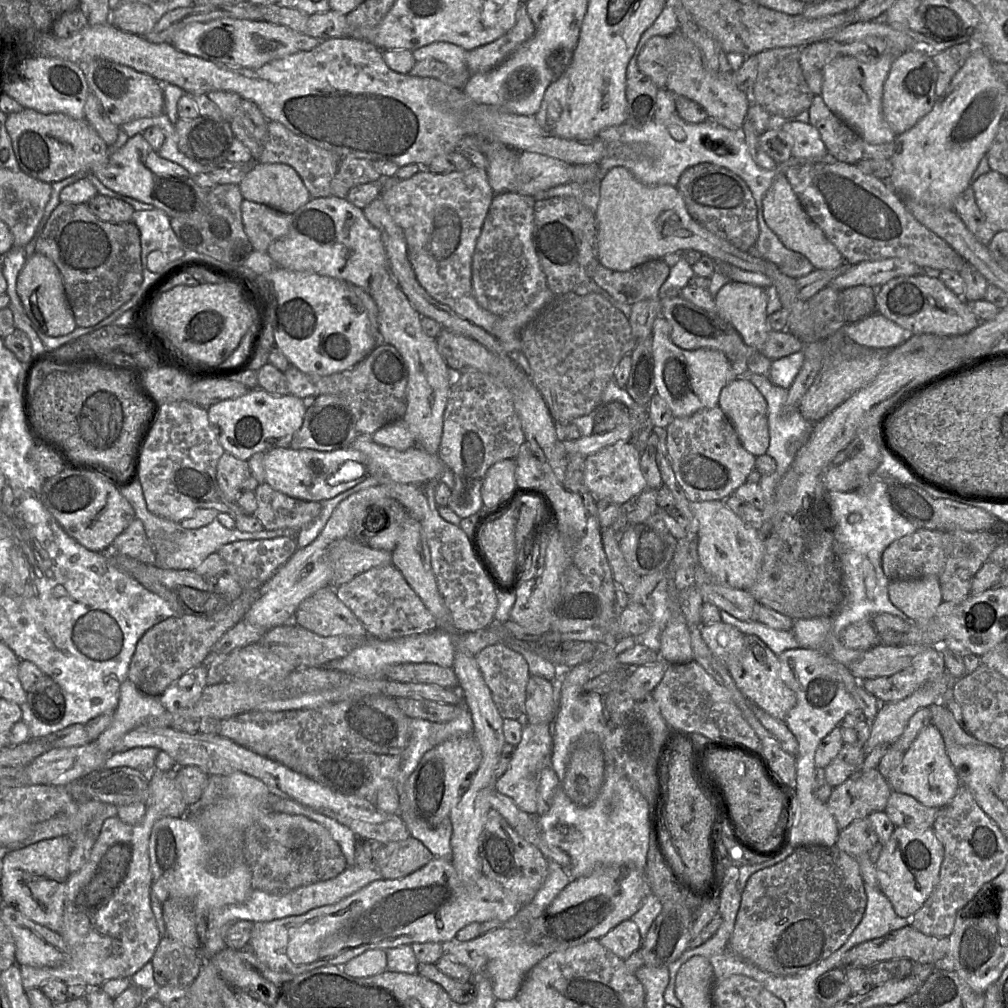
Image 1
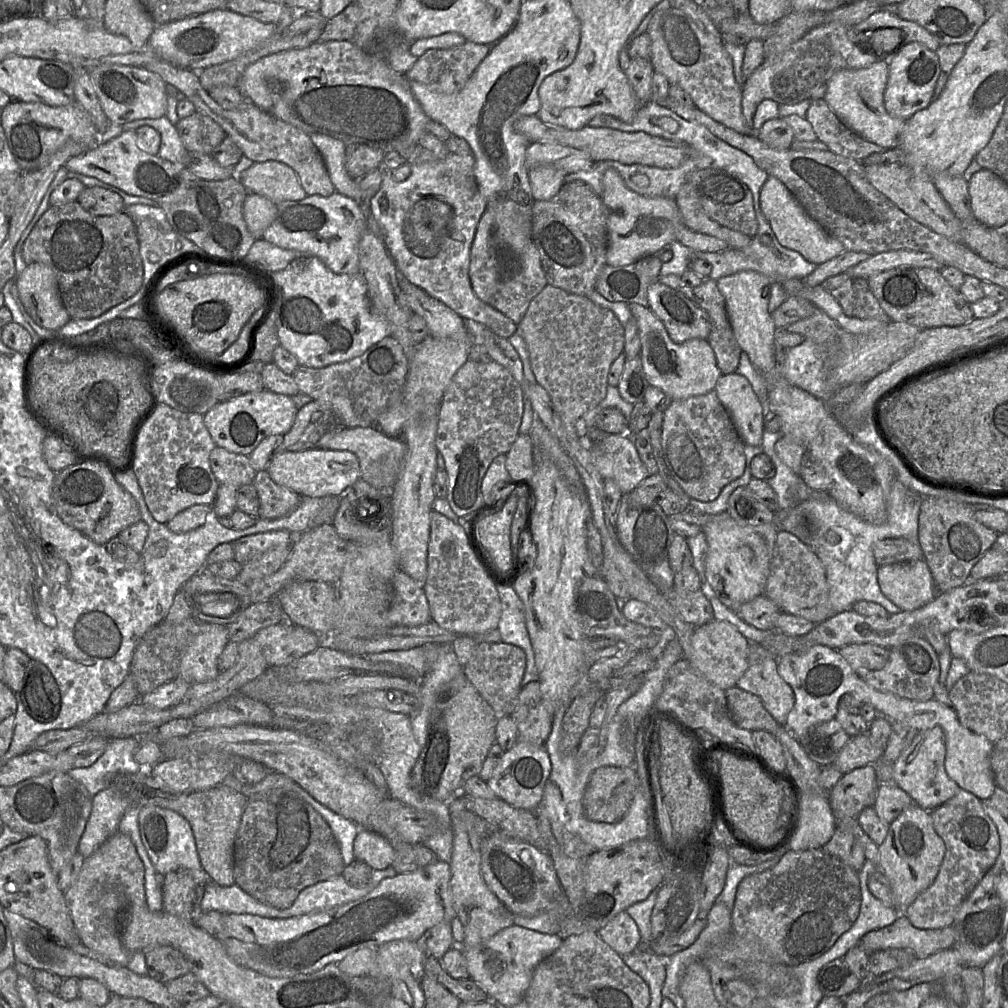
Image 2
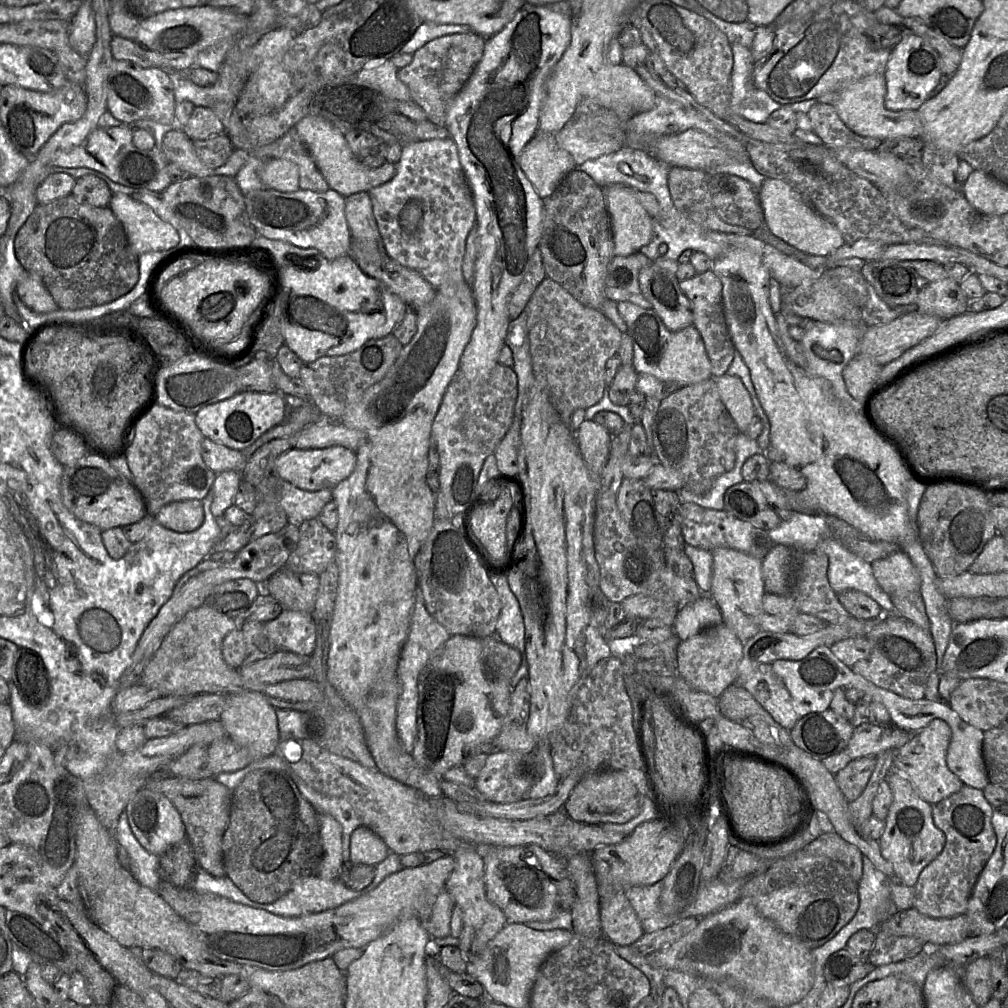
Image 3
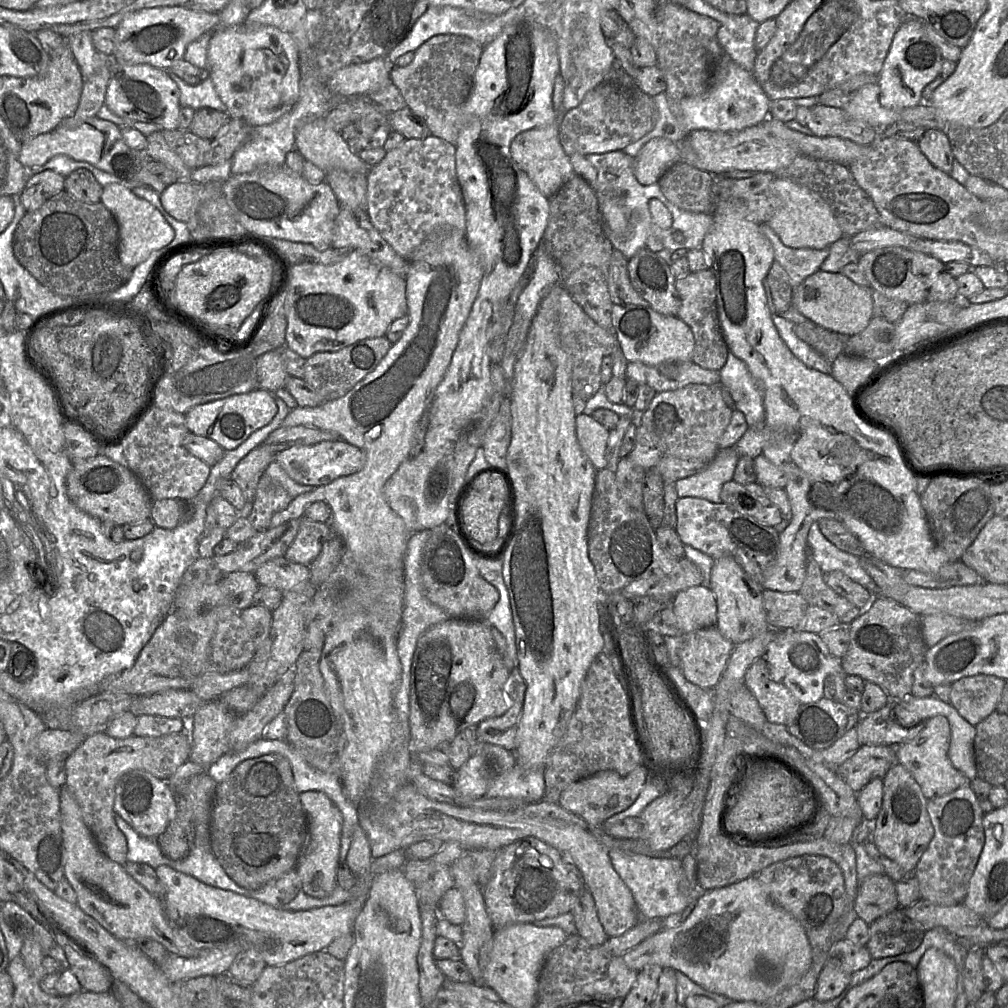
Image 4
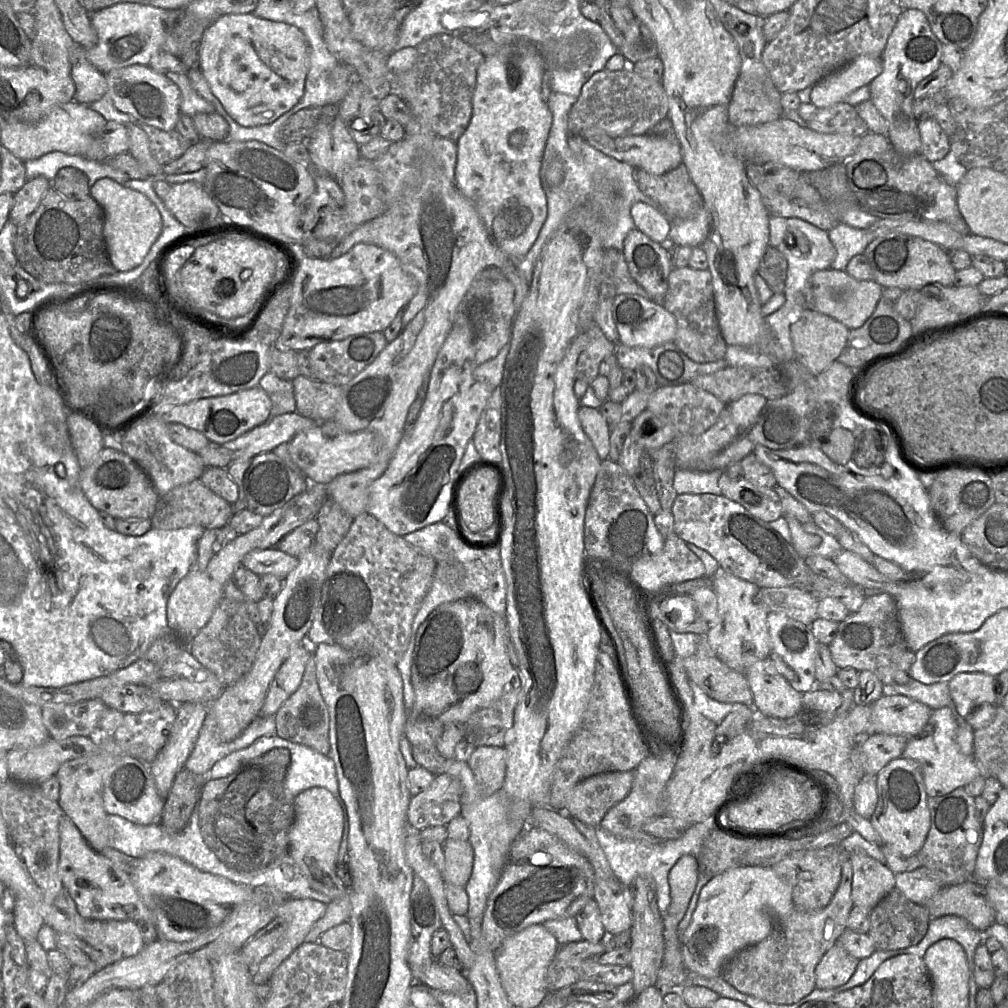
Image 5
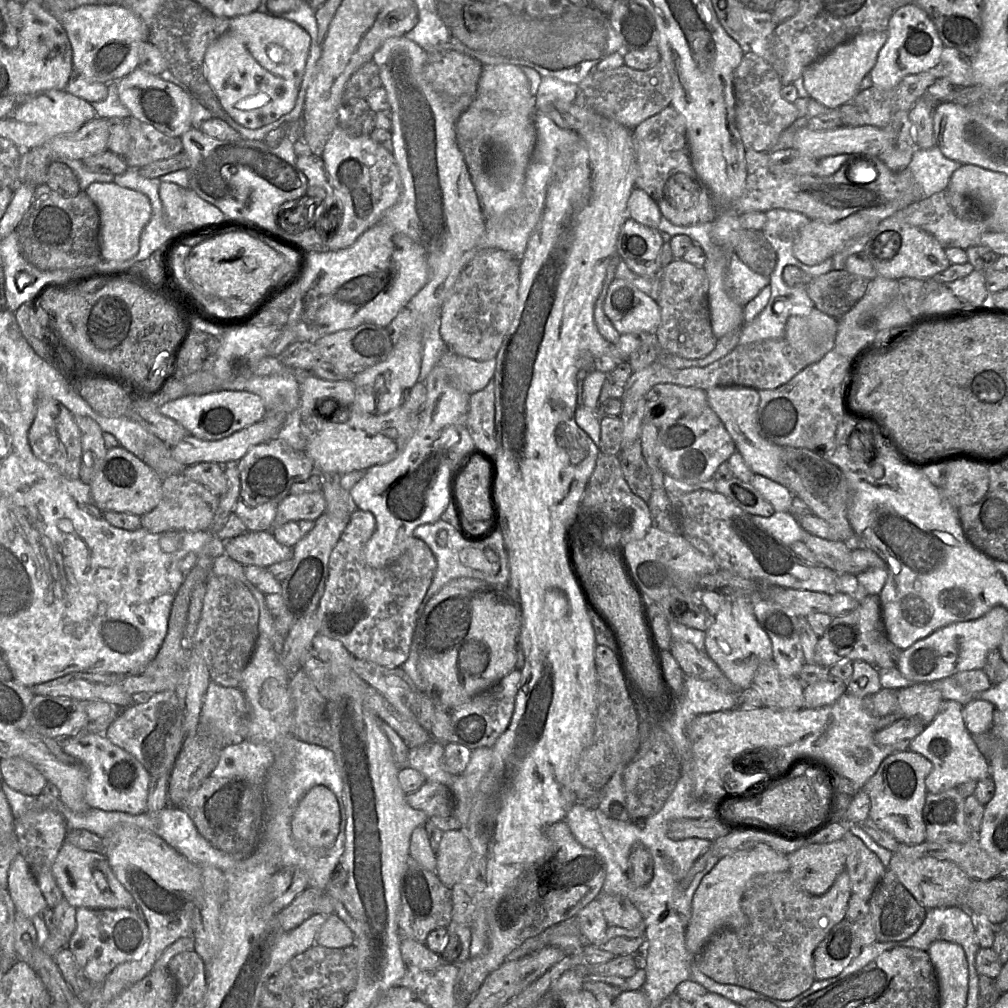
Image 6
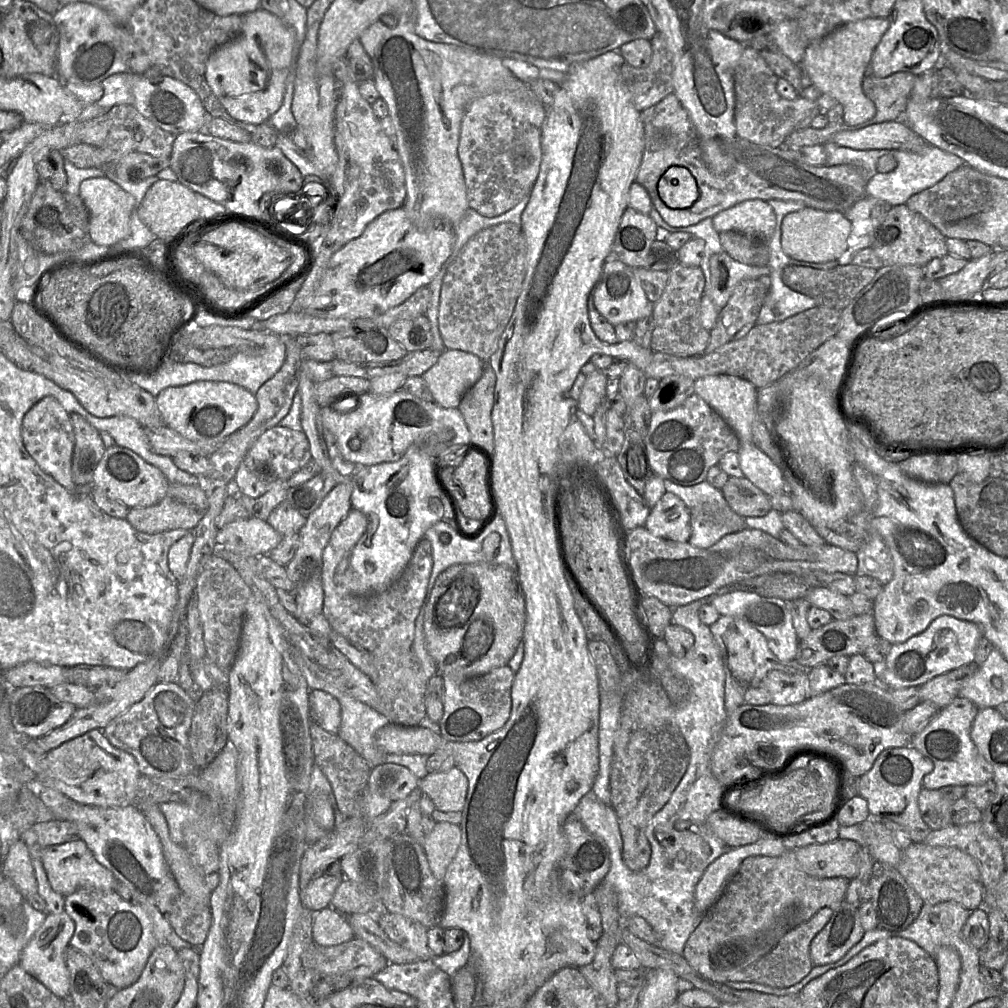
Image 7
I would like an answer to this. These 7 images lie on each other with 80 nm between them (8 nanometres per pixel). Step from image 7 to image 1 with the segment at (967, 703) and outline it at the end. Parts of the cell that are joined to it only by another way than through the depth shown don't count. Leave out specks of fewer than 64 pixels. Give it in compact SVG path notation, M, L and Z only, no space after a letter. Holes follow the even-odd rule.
M934 725L925 726L918 733L886 781L892 791L912 796L924 806L939 809L954 798L960 787L960 779L947 755L943 737Z

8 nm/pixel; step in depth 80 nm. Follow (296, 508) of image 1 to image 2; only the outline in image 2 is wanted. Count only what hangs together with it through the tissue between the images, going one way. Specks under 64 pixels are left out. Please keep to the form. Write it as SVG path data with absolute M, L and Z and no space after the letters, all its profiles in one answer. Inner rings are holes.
M266 469L256 472L253 484L260 503L259 518L268 520L281 518L296 509L300 503L301 496L275 483Z

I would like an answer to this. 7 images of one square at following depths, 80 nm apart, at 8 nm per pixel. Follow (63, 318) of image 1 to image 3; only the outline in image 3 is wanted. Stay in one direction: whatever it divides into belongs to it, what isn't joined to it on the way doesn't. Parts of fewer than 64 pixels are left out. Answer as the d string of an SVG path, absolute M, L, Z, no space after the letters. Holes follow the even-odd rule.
M27 272L17 283L16 292L20 300L34 312L44 314L59 309L41 277L36 273Z

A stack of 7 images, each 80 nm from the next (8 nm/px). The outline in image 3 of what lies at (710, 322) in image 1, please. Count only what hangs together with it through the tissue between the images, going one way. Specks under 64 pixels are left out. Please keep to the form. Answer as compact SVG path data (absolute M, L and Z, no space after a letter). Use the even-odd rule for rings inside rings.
M653 263L639 272L638 280L643 296L670 331L693 325L690 301L673 273Z

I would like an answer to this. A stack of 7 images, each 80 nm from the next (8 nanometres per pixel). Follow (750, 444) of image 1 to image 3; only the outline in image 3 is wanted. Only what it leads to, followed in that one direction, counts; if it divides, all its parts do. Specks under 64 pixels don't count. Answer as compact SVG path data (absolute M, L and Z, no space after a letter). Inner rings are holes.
M727 374L714 378L721 400L735 421L738 431L756 439L761 431L761 422L756 417L751 396L742 380Z

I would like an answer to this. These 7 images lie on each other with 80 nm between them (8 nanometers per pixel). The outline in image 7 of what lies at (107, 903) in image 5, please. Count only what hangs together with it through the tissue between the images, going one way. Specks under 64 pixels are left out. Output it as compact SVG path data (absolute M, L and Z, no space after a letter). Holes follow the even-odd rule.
M79 837L62 844L44 847L42 849L42 863L51 887L63 897L81 888L100 891L117 890L116 878L98 862L87 844Z

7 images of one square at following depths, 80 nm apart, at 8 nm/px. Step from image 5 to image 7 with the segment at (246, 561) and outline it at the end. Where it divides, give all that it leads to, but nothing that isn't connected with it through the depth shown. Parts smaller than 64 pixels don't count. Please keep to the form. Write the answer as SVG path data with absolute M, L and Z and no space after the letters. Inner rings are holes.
M257 518L228 523L217 531L216 536L217 544L226 550L253 557L269 554L281 539L268 521Z

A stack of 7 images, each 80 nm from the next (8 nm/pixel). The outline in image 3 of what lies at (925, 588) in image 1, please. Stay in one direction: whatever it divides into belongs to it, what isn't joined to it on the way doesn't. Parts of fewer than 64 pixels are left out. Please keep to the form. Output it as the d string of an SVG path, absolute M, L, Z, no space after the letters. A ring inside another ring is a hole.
M902 550L872 562L872 567L880 587L889 596L920 591L920 574Z

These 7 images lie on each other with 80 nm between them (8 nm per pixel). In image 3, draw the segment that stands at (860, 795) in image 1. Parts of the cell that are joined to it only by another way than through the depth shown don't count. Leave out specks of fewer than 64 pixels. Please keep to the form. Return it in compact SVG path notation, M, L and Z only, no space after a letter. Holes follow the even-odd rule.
M865 756L851 760L836 775L836 783L845 800L855 801L865 790L876 766L876 757Z

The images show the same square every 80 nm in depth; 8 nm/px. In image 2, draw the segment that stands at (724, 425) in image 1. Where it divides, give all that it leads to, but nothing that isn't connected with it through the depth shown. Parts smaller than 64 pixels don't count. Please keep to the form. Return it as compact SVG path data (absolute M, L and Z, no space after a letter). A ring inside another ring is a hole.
M715 389L703 395L672 400L663 413L661 446L669 474L689 498L702 502L715 500L727 484L743 475L746 468L744 443Z

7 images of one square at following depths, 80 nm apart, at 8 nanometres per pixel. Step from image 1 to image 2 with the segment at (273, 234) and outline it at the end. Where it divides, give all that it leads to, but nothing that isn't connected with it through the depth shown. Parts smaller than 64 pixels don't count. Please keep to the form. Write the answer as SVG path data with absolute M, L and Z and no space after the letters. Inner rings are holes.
M249 193L243 205L243 216L248 230L255 239L262 238L265 230L277 216L277 205L268 198Z

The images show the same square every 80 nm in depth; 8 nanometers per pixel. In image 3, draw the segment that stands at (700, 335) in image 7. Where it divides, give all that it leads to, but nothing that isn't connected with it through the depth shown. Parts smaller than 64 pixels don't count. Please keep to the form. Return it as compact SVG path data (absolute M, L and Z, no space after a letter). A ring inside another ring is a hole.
M714 271L697 273L689 279L679 281L679 287L690 301L693 326L699 331L711 363L713 377L726 374L736 353L725 319L722 301L722 283Z

